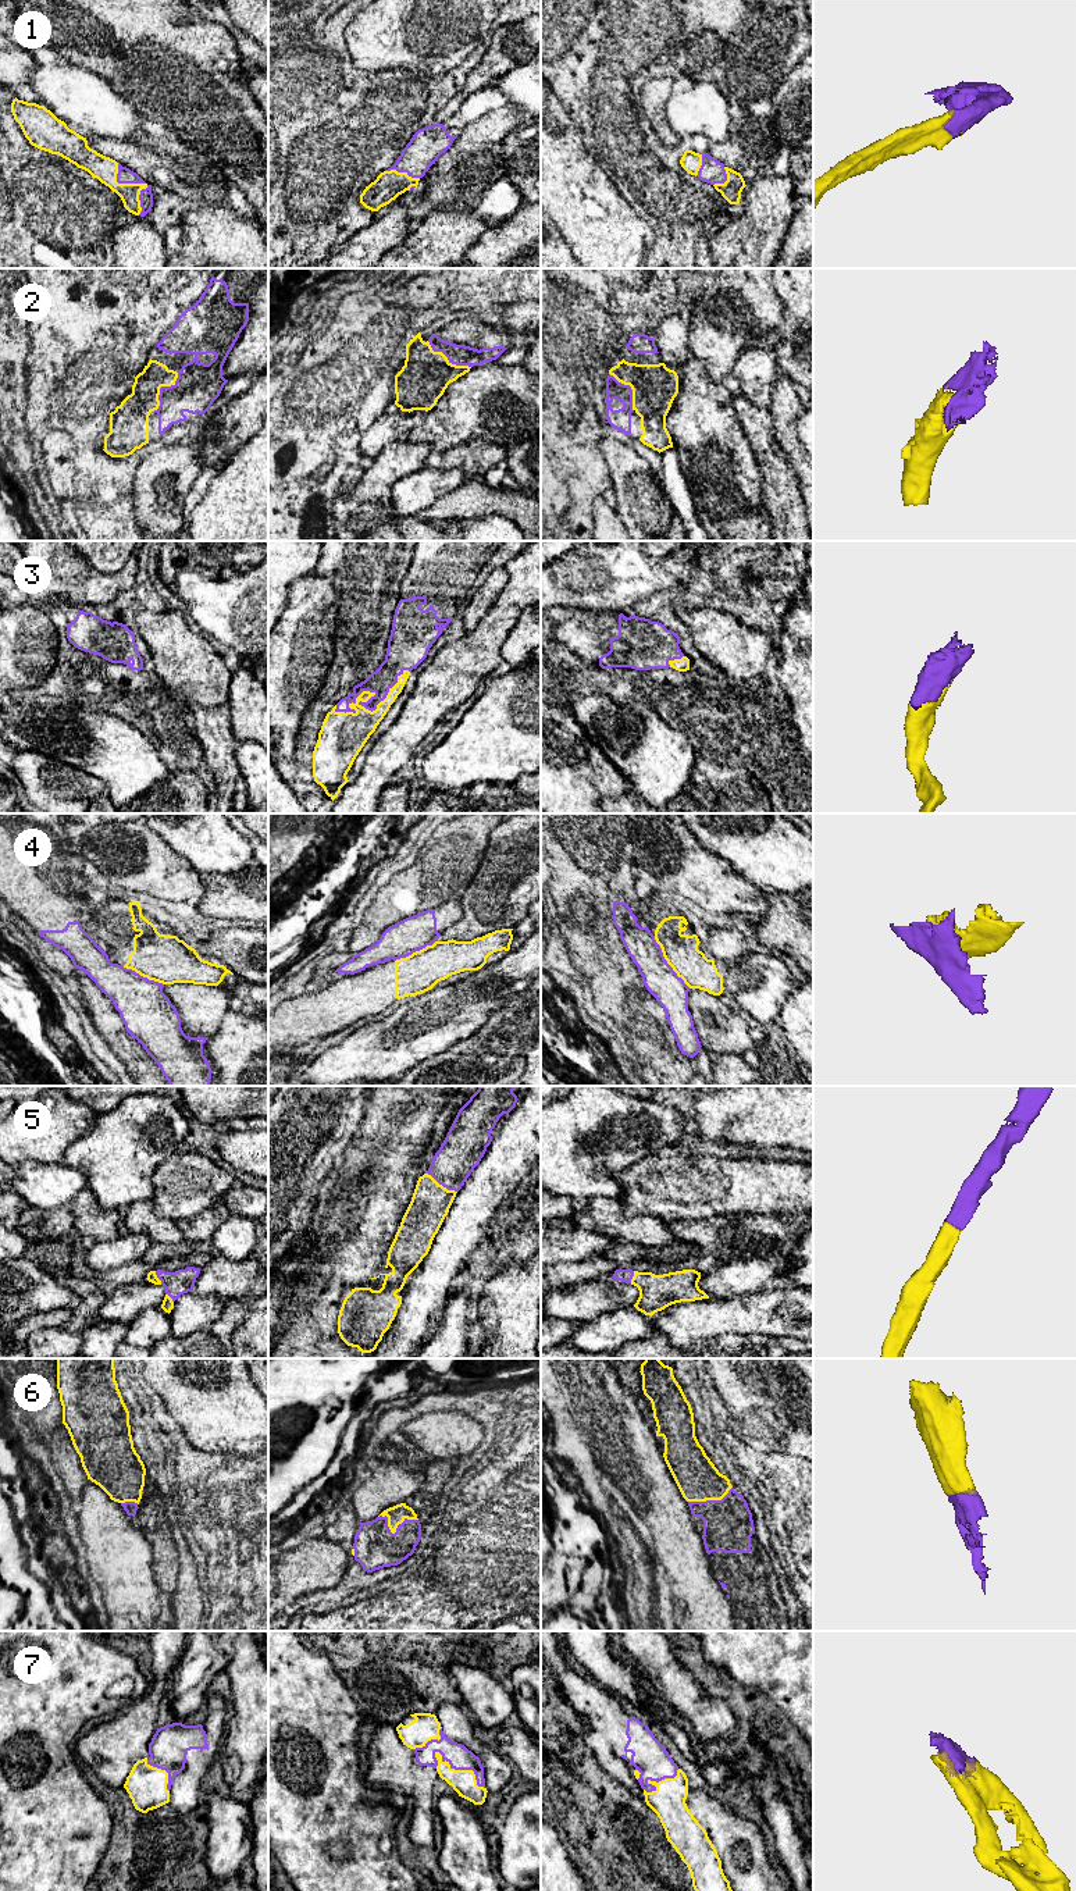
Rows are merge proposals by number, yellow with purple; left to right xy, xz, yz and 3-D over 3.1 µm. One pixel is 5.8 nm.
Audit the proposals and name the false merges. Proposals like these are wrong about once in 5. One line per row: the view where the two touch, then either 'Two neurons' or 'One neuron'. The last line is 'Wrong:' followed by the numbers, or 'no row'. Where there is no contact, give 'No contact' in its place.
1: Touches yellow in xy. One neuron
2: Touches yellow in xy. One neuron
3: Touches yellow in xz. One neuron
4: Touches yellow in yz. Two neurons
5: Touches yellow in xz. One neuron
6: Touches yellow in xz. One neuron
7: Touches yellow in xz. Two neurons
Wrong: 4, 7

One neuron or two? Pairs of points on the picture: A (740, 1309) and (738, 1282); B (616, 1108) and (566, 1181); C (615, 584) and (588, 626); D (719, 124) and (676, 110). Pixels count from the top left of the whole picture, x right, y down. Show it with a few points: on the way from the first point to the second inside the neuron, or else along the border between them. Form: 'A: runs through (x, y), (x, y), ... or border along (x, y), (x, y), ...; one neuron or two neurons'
A: border along (766, 1289), (727, 1299), (709, 1297); two neurons
B: runs through (594, 1124), (588, 1129), (576, 1131), (566, 1158); one neuron
C: border along (576, 608), (616, 611); two neurons
D: runs through (708, 114), (705, 111), (687, 111); one neuron

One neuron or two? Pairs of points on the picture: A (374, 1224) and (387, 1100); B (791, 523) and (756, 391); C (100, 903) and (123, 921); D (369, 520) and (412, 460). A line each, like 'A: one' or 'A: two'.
A: one
B: two
C: two
D: one

